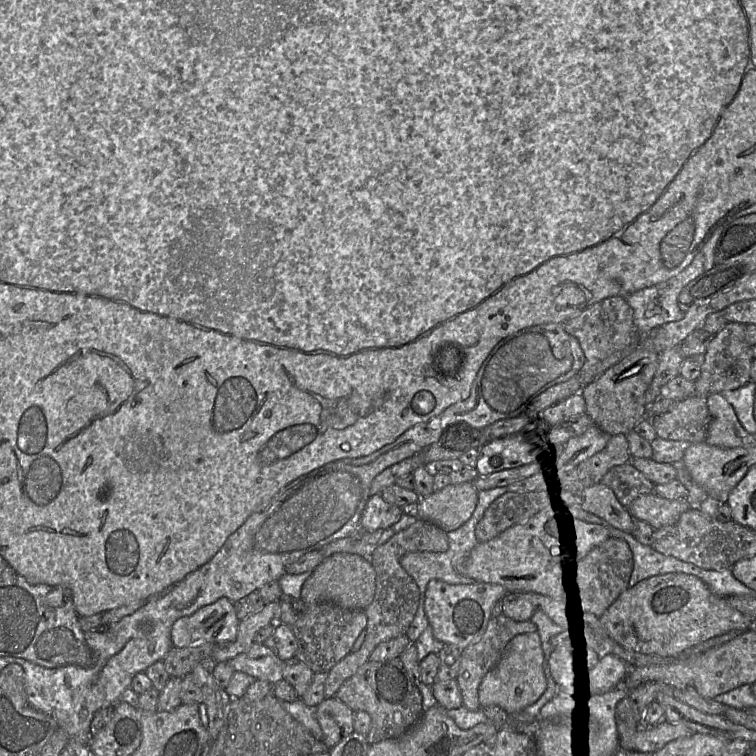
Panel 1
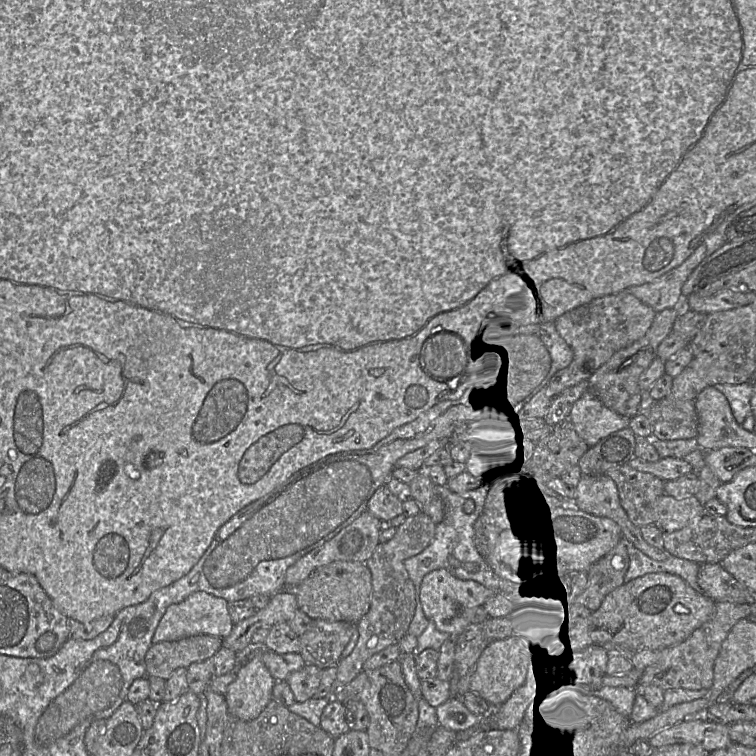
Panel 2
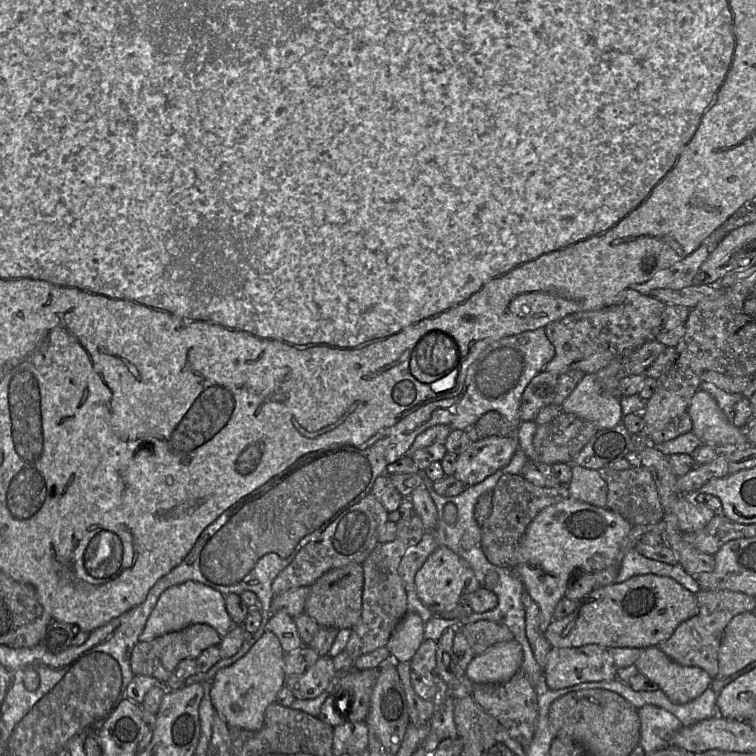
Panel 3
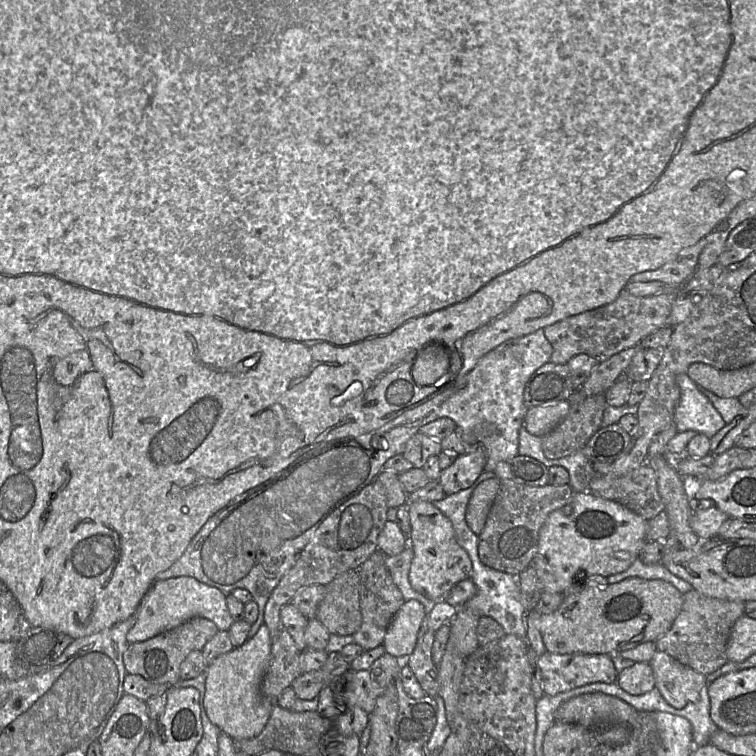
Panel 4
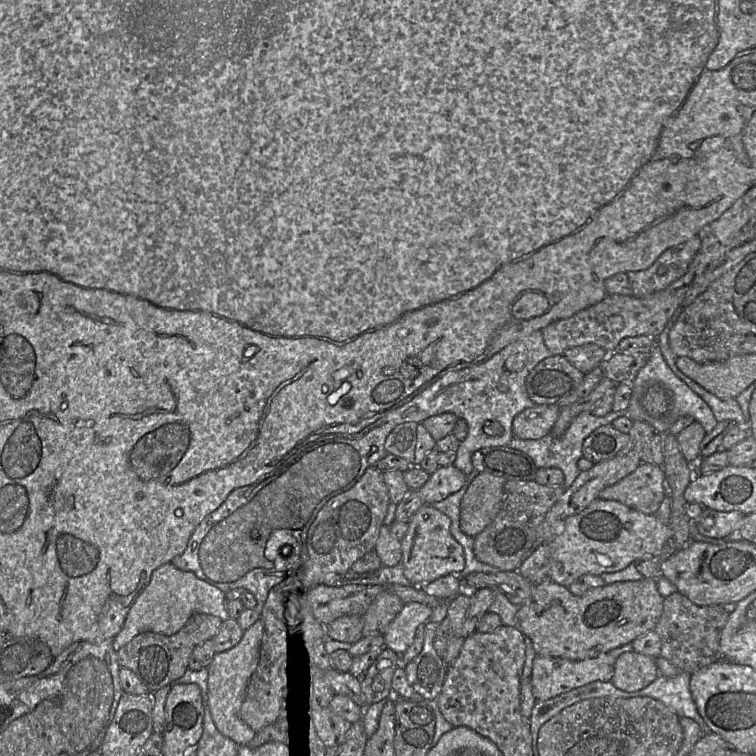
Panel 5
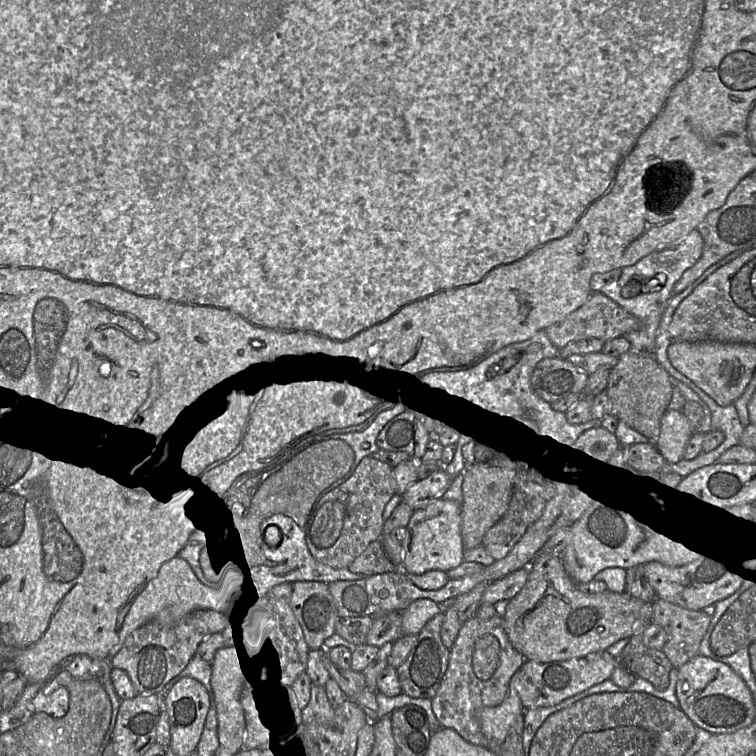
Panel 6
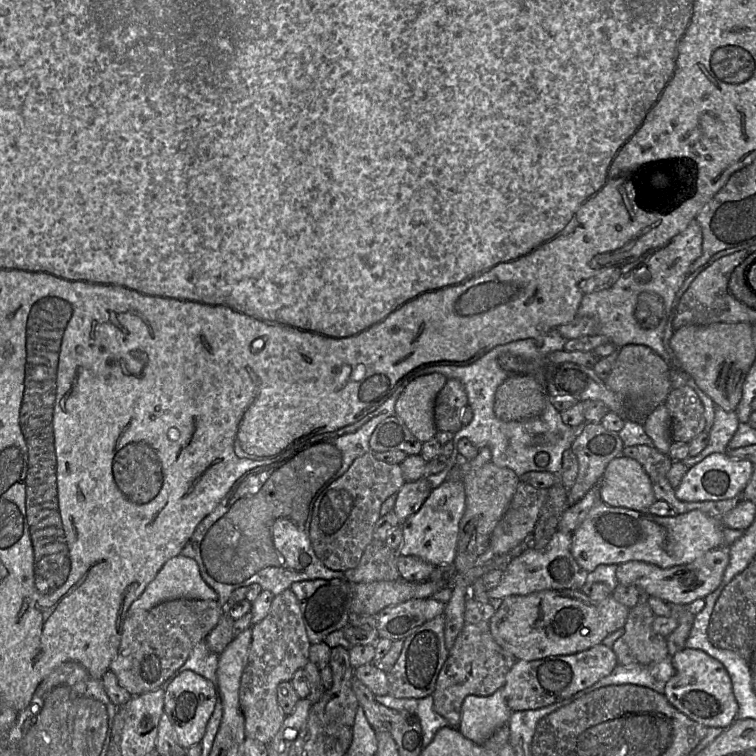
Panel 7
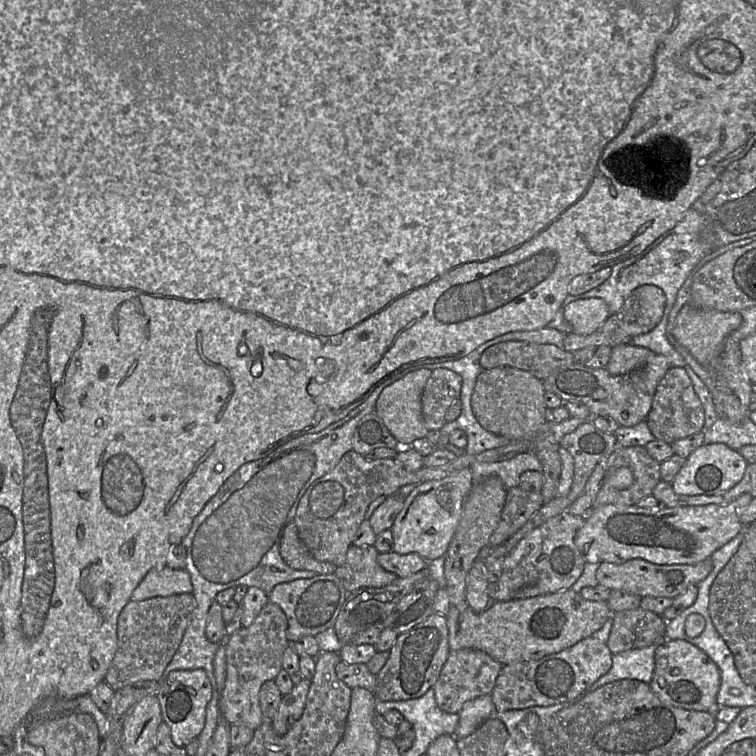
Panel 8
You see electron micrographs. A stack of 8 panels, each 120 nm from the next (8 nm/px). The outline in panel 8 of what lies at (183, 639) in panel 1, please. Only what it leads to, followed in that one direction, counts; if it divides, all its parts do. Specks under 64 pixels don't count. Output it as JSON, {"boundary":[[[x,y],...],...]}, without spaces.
{"boundary":[[[167,566],[149,571],[133,591],[131,600],[142,601],[154,597],[192,594],[190,575],[183,569]]]}

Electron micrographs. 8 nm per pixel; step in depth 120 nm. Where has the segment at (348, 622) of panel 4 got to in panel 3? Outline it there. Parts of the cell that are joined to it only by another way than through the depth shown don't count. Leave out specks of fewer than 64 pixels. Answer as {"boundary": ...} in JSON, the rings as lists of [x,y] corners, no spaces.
{"boundary":[[[348,564],[332,569],[310,586],[310,594],[305,603],[305,613],[314,618],[320,626],[352,629],[361,619],[363,586],[362,564]]]}

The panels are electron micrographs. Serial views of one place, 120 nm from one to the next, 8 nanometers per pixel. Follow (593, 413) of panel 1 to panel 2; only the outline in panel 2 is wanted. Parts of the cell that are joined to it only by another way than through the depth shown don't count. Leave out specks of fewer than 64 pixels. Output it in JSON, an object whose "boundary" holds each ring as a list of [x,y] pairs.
{"boundary":[[[671,308],[657,313],[647,333],[632,345],[615,352],[612,357],[599,367],[588,379],[588,390],[607,408],[631,419],[638,413],[643,391],[639,379],[643,372],[657,357],[660,343],[670,335],[681,308]]]}

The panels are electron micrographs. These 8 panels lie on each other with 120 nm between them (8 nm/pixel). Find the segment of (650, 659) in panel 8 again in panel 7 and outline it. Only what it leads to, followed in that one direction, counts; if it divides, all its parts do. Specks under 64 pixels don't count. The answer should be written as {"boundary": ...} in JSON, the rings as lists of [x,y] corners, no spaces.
{"boundary":[[[668,658],[656,665],[618,664],[610,675],[601,679],[594,685],[586,688],[574,696],[563,700],[563,706],[571,704],[585,695],[605,686],[634,684],[648,687],[660,694],[664,694],[665,685],[675,674],[675,668]]]}

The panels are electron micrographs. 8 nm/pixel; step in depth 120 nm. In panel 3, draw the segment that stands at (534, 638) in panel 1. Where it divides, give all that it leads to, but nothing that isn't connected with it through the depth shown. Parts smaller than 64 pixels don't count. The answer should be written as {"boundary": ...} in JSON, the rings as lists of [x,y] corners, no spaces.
{"boundary":[[[511,640],[475,656],[466,668],[466,674],[474,684],[504,683],[521,670],[522,663],[522,646]]]}

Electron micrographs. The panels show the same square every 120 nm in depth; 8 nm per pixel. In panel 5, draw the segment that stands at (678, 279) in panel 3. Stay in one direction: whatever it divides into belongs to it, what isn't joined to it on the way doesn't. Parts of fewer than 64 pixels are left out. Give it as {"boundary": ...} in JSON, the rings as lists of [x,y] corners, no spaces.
{"boundary":[[[696,235],[685,243],[666,249],[648,269],[627,272],[632,295],[643,298],[667,288],[687,272],[700,248],[701,239]]]}

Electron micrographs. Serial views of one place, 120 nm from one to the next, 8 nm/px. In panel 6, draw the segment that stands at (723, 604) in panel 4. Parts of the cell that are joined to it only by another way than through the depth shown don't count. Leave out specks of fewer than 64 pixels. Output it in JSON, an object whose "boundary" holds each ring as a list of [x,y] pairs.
{"boundary":[[[655,598],[653,601],[653,609],[654,623],[663,627],[667,633],[667,642],[663,647],[663,651],[674,667],[679,668],[700,654],[702,639],[712,619],[709,613],[704,610],[690,610],[661,598]]]}

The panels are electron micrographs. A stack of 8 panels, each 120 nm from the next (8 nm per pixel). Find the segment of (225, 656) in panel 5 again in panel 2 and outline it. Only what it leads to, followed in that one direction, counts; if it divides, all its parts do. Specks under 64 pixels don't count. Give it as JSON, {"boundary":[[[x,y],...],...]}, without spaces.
{"boundary":[[[254,652],[236,672],[235,680],[229,684],[225,696],[228,713],[244,721],[257,718],[273,699],[273,687],[277,681],[262,661],[260,652]]]}

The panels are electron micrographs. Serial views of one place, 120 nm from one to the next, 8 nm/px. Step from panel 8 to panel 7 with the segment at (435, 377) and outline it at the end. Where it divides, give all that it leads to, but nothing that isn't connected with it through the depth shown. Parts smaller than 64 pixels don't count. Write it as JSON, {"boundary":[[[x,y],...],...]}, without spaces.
{"boundary":[[[447,379],[434,400],[433,418],[436,431],[457,432],[462,427],[461,413],[467,404],[463,385],[456,379]]]}

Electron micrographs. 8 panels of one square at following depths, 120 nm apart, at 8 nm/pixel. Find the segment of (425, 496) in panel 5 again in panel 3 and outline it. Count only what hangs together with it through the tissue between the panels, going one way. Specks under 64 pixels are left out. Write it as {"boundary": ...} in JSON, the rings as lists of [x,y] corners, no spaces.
{"boundary":[[[490,436],[479,439],[457,456],[452,476],[467,486],[478,484],[503,469],[517,449],[518,442],[515,438]]]}

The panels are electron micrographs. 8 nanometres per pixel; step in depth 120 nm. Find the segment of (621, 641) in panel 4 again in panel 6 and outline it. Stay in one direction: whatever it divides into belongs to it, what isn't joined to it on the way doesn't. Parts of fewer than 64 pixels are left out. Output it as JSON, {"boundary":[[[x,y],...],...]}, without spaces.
{"boundary":[[[538,553],[529,565],[529,577],[523,589],[508,601],[503,620],[508,638],[525,661],[564,661],[584,657],[590,653],[606,650],[617,641],[631,637],[644,602],[626,592],[605,591],[586,595],[565,571],[561,557]]]}

